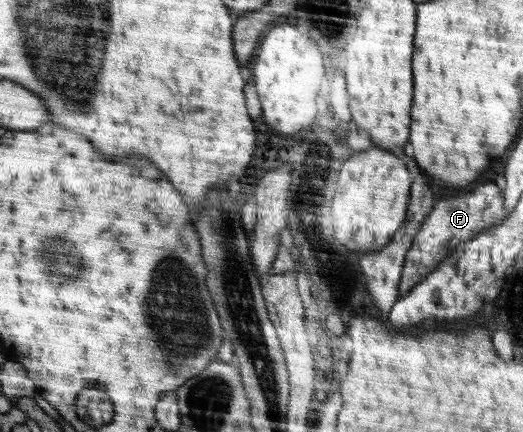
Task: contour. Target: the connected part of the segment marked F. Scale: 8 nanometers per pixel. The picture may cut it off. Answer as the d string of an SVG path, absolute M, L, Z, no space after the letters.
M495 181L477 185L472 192L465 192L465 195L453 195L449 199L439 199L436 203L434 202L432 213L426 217L424 225L416 233L405 256L398 285L398 299L408 295L417 284L436 271L438 265L453 253L460 243L473 239L482 229L499 225L505 218L504 195Z

